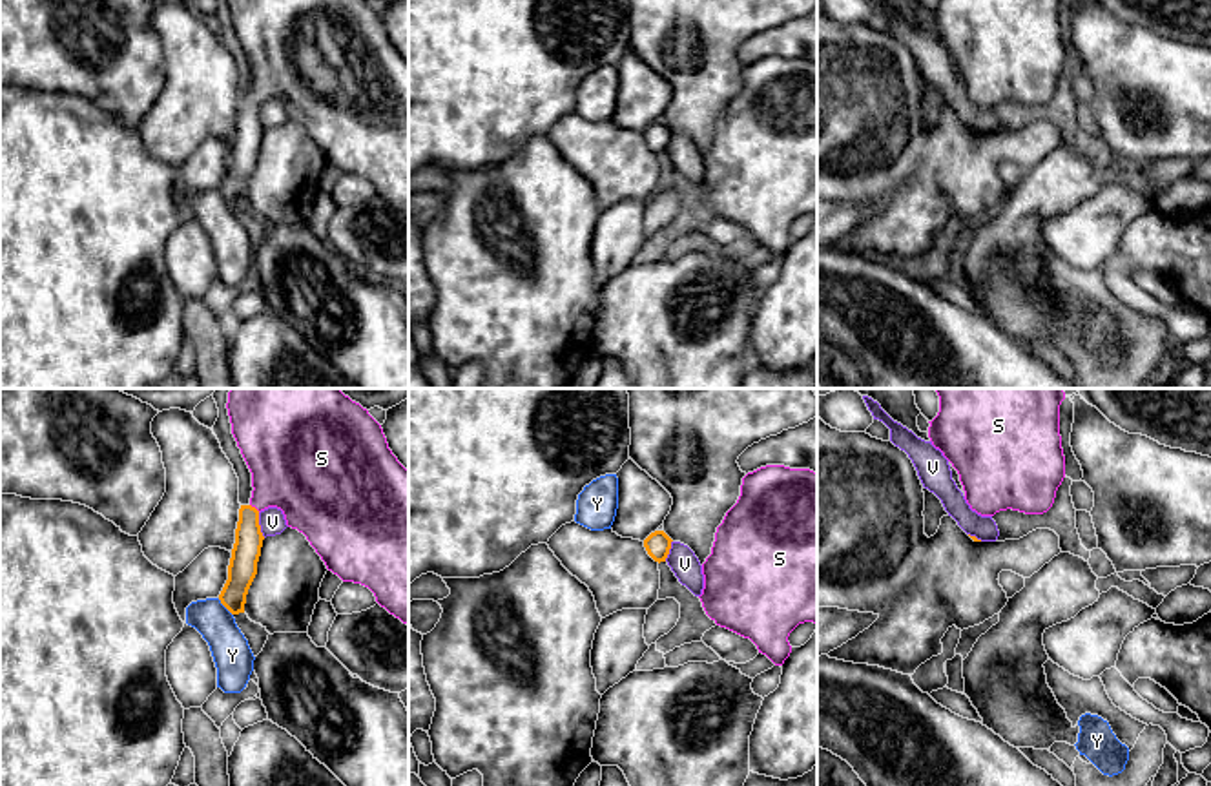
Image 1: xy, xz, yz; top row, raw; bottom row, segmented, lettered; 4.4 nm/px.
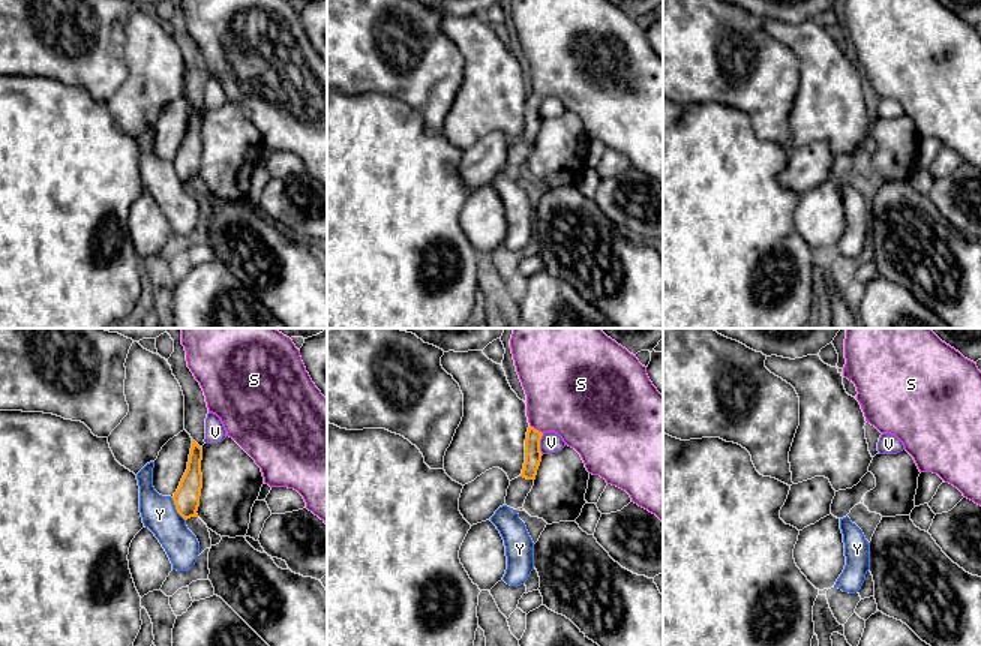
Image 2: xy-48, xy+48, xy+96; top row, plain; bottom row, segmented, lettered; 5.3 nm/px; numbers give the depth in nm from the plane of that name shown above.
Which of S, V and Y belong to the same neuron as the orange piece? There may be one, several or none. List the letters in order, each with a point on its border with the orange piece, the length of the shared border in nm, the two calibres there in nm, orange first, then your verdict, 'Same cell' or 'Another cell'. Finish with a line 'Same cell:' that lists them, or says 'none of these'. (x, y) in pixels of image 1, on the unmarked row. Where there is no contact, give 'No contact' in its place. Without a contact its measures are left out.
S: Touches orange at xy (254, 99). Shared border 60 nm. Thickness 130 nm (orange) against 380 nm. Same cell
V: Touches orange at xy (259, 117). Shared border 120 nm. Thickness 130 nm (orange) against 120 nm. Another cell
Y: Touches orange at xy (225, 197). Shared border 100 nm. Thickness 130 nm (orange) against 170 nm. Another cell
Same cell: S

